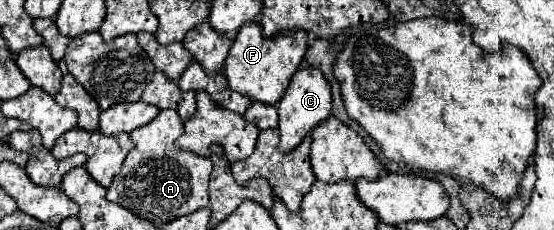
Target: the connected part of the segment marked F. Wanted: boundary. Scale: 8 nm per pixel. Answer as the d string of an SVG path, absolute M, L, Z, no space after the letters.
M245 23L235 35L233 45L229 49L229 57L225 61L225 77L237 93L245 93L251 101L275 105L287 89L291 75L301 65L305 51L307 33L303 29L281 31L275 37L265 37L261 33L259 23Z

